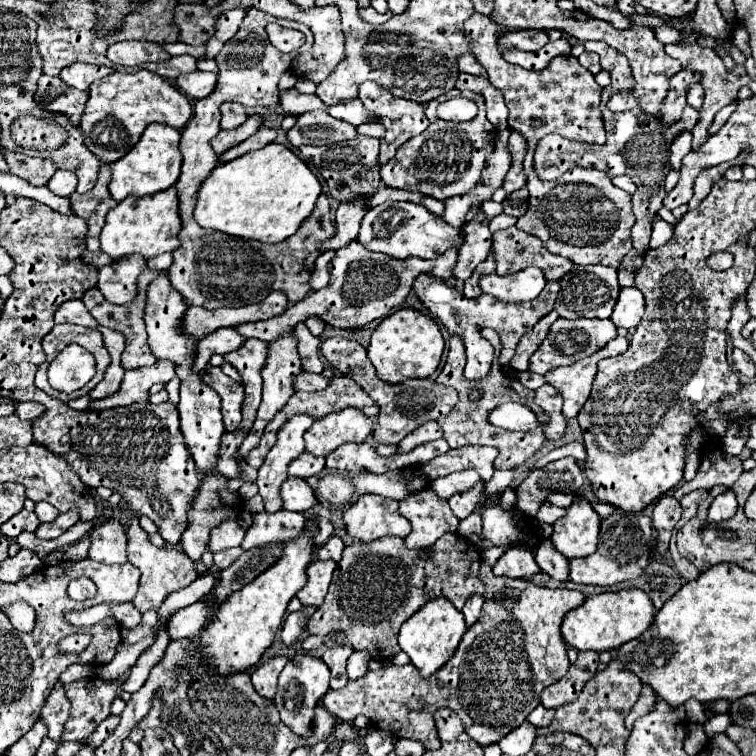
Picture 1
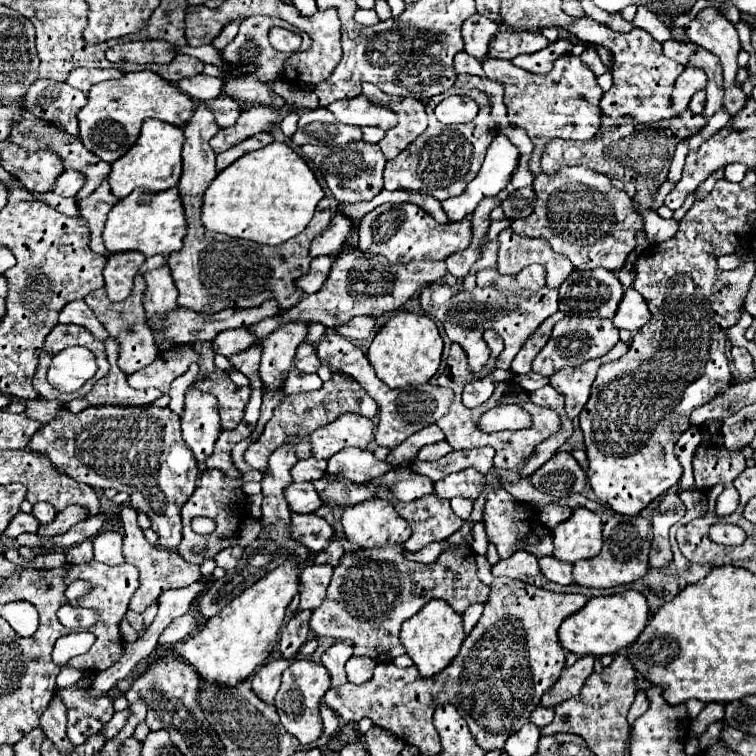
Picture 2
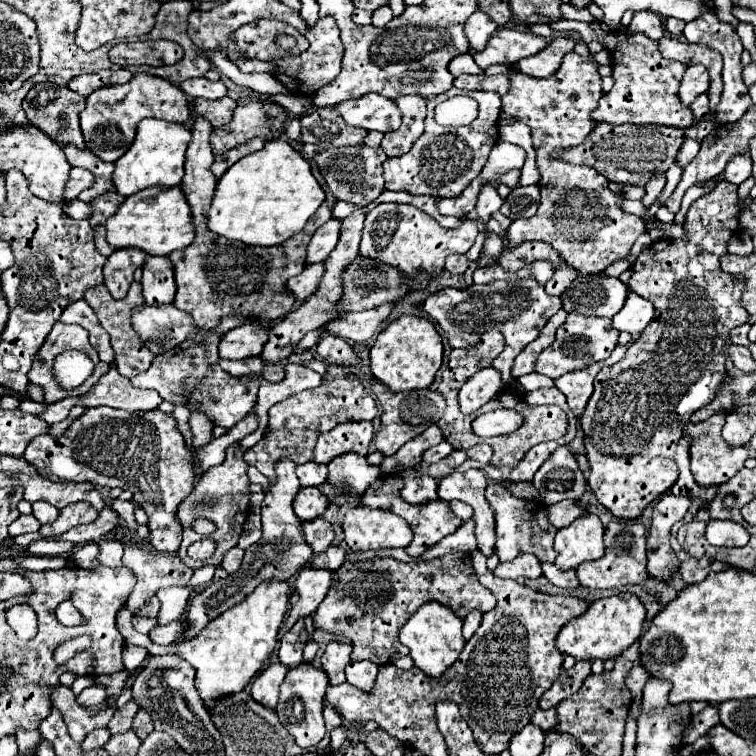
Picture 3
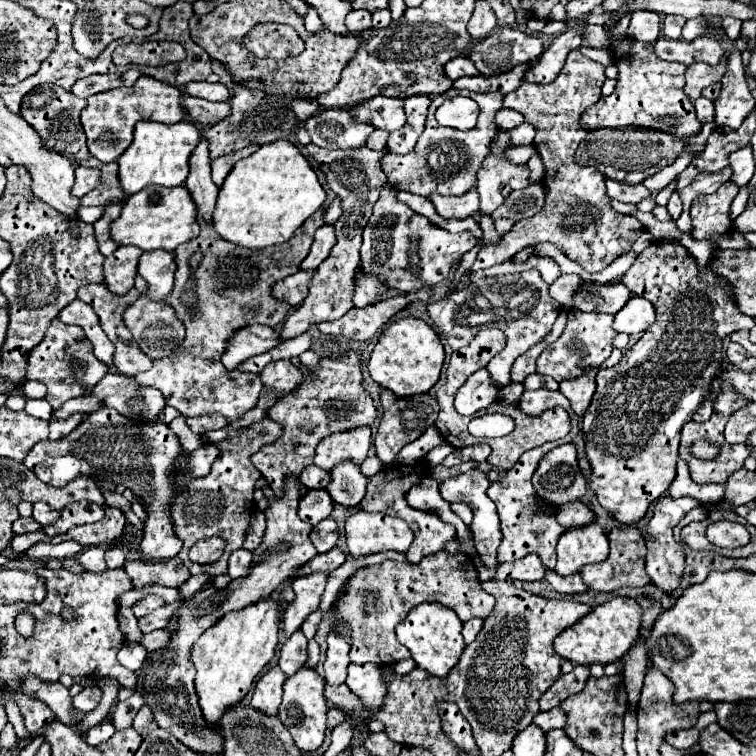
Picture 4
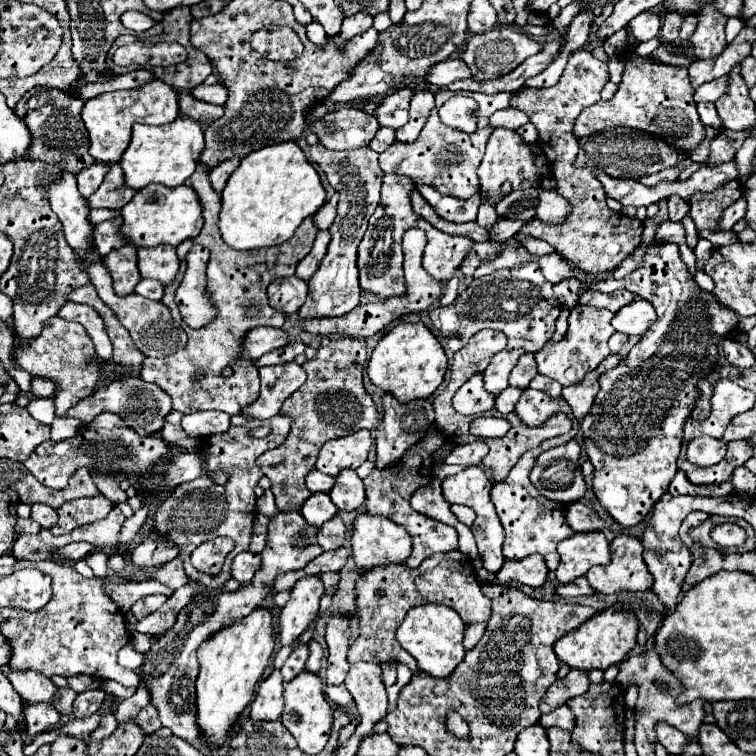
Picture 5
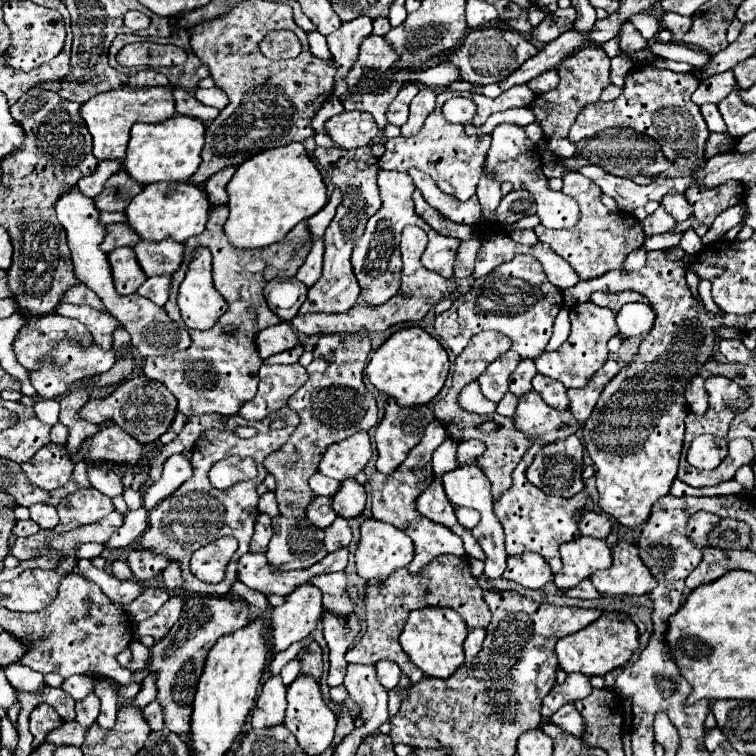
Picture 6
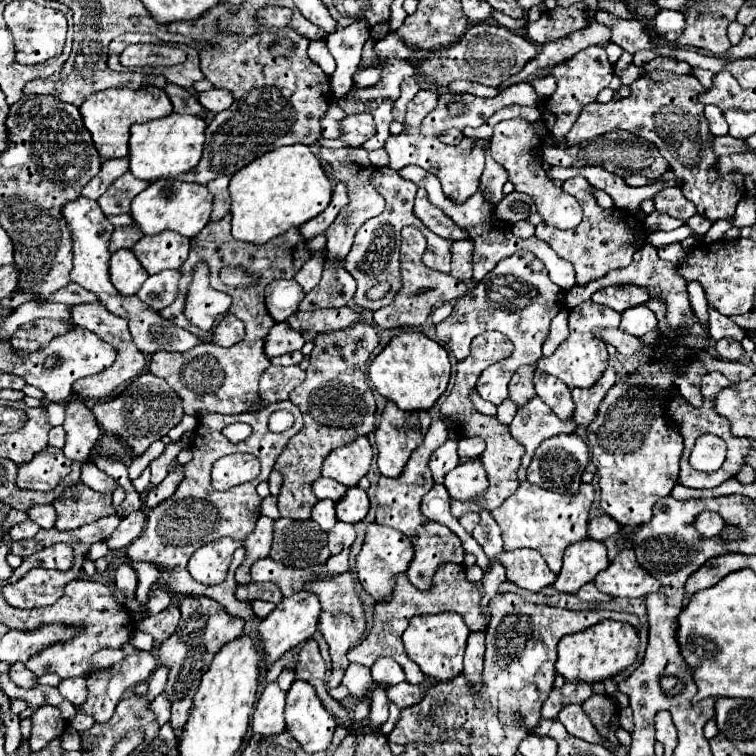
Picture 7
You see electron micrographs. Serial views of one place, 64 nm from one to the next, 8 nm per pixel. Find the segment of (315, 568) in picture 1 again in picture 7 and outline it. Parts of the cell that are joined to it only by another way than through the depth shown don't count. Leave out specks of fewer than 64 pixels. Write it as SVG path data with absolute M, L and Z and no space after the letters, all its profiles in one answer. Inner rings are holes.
M302 590L302 592L296 592L290 598L282 598L282 602L276 606L276 610L258 624L260 648L264 652L264 666L266 666L266 670L276 660L280 660L288 650L300 646L302 642L306 642L316 632L318 616L320 616L320 602L316 600L314 594L308 594L308 592Z

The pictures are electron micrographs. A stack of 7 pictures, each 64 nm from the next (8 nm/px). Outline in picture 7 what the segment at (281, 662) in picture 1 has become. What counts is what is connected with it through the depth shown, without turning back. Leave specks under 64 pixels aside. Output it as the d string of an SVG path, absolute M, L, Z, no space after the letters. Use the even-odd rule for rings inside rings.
M276 682L268 684L256 702L252 716L252 730L258 736L278 736L284 732L284 704L286 694Z

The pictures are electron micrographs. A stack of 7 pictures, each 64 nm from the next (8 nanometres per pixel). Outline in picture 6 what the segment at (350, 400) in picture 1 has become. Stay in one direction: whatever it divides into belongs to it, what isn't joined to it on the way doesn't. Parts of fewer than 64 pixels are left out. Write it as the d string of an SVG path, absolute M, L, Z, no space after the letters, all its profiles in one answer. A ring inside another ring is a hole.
M366 332L326 334L316 342L312 350L314 360L306 368L308 382L300 386L288 400L288 406L300 416L300 426L280 450L268 456L264 464L278 480L276 498L282 516L302 518L306 514L306 508L314 498L308 478L318 472L318 464L328 446L346 440L356 432L368 432L378 424L376 400L362 382L370 350L372 342Z

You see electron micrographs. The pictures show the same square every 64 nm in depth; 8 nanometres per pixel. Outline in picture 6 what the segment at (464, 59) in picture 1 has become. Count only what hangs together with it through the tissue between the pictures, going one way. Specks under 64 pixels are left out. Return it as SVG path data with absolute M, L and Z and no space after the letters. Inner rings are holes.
M440 64L422 72L416 72L416 78L420 84L424 86L434 86L434 88L448 88L454 80L458 80L458 72L456 68L452 68L450 64Z

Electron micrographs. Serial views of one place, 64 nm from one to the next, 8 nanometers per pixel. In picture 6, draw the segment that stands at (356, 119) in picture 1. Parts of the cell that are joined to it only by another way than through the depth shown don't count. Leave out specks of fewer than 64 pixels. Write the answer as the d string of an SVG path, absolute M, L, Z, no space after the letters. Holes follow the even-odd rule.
M408 82L402 86L400 94L394 98L394 102L390 104L390 110L388 110L388 122L390 124L396 124L396 126L402 126L408 118L408 104L412 102L412 98L418 94L418 86Z

